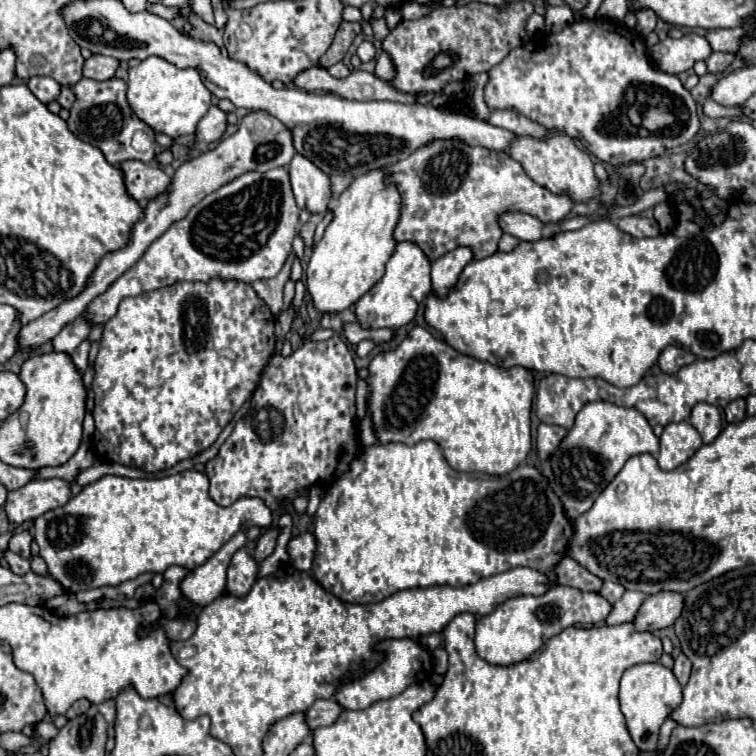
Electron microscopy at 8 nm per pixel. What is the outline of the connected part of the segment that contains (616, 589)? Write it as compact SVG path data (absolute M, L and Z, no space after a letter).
M607 580L607 582L603 584L603 588L599 590L599 594L601 594L605 600L609 600L611 604L615 604L615 602L623 596L623 592L625 592L625 588L623 588L621 584L611 582L611 580Z

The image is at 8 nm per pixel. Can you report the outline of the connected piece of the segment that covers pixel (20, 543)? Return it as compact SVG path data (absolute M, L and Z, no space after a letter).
M29 532L13 534L11 542L9 542L9 550L19 554L21 558L29 558L31 556L31 536L29 536Z

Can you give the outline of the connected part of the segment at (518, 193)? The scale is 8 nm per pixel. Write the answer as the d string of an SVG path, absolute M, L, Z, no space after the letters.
M435 140L425 148L413 152L407 160L397 162L387 170L385 176L387 184L397 186L401 194L401 218L393 232L395 242L413 242L417 244L429 262L445 256L445 252L455 250L457 246L467 246L473 250L473 258L481 260L497 252L499 238L503 236L499 228L499 216L503 212L525 212L525 214L539 214L541 222L559 222L563 220L573 202L567 196L551 194L547 188L535 184L519 162L515 162L507 154L499 154L481 146L467 146L459 140Z

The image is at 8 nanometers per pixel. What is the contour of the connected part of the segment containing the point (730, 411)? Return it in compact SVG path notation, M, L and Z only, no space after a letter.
M737 398L731 404L727 404L727 408L725 408L727 422L741 422L745 416L747 414L745 414L745 400L743 398Z

